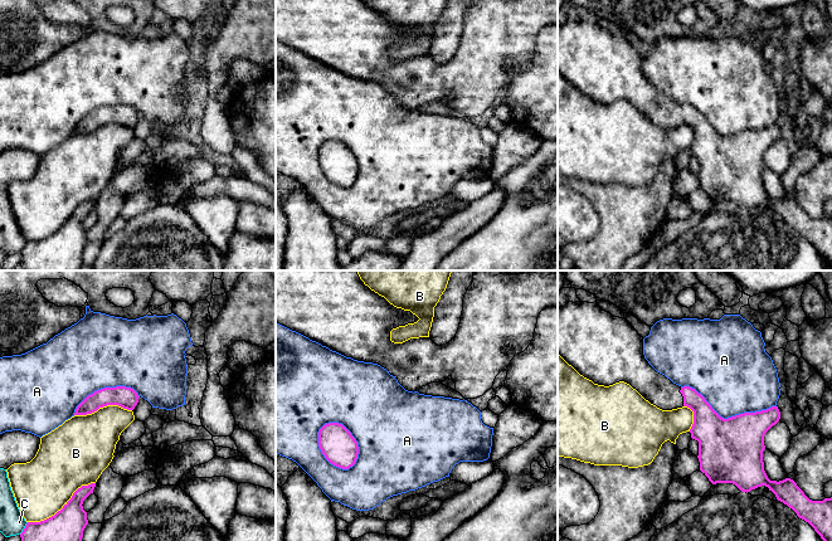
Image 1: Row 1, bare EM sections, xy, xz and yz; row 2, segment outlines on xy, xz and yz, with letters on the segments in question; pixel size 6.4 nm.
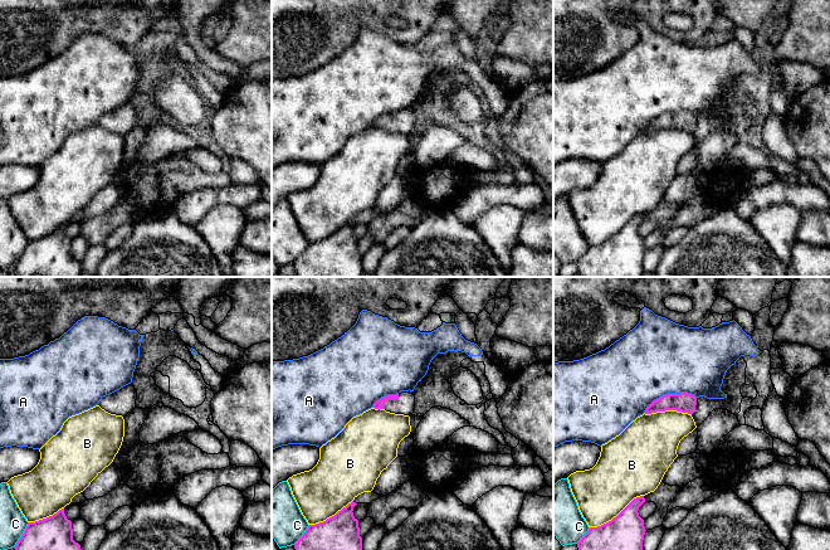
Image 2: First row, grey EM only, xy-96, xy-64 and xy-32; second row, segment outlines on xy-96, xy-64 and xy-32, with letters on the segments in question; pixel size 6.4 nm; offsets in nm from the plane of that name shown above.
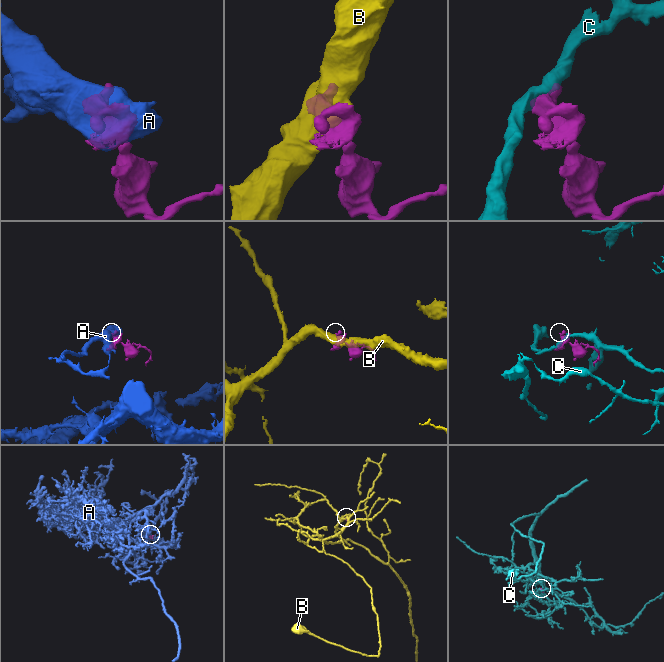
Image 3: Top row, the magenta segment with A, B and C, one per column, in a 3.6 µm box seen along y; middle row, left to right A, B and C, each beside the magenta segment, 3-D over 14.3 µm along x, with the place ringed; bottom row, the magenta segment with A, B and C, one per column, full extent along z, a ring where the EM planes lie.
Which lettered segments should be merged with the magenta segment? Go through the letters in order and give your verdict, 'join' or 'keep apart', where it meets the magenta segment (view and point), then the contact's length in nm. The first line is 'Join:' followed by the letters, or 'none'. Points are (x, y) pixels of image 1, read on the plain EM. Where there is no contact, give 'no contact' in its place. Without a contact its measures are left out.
Join: none
A: keep apart; meets magenta in xz at (321, 169); contact 340 nm long
B: keep apart; meets magenta in xy at (63, 225); contact 500 nm long
C: keep apart; meets magenta in xy at (24, 247); contact 100 nm long

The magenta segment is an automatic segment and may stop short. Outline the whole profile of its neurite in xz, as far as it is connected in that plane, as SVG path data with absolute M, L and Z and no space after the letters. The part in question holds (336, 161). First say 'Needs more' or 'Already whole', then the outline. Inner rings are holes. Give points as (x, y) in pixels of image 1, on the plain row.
Already whole. M329 141L320 147L318 165L331 182L342 187L349 187L357 177L357 160L351 151L339 141Z

